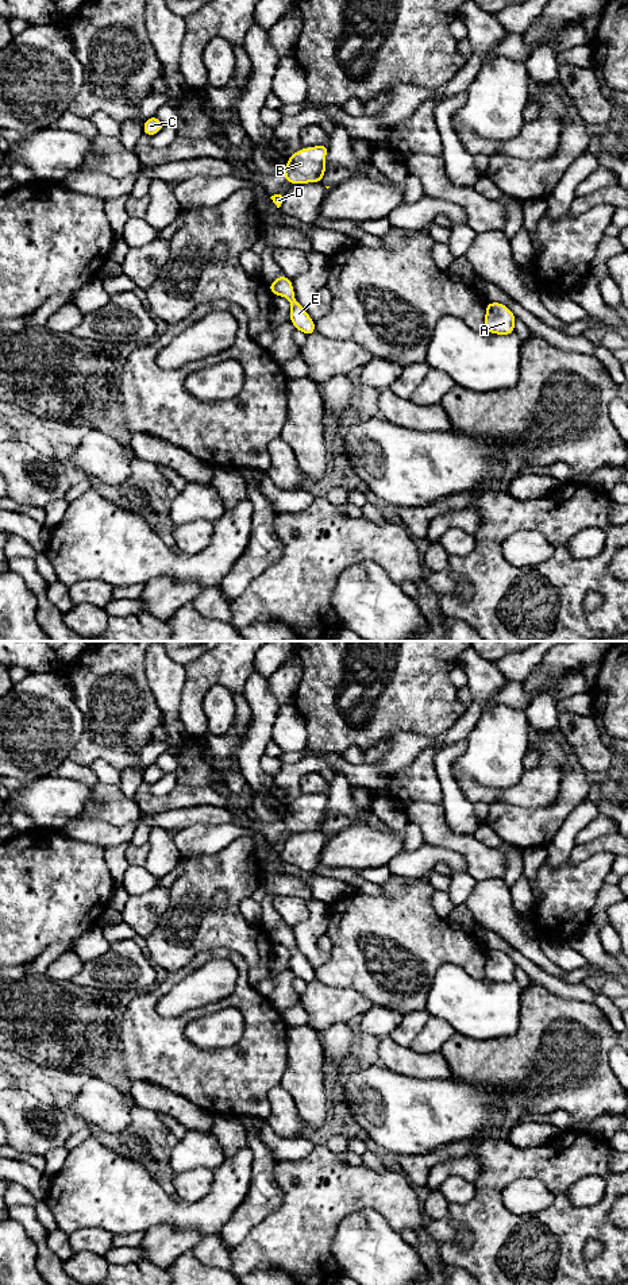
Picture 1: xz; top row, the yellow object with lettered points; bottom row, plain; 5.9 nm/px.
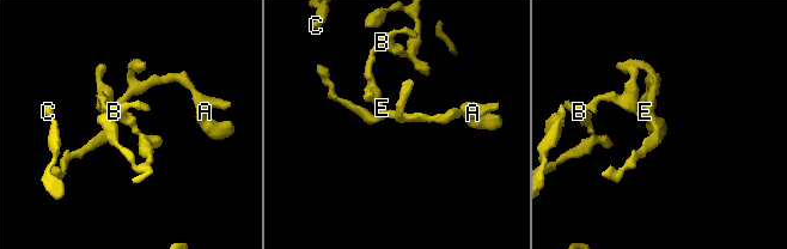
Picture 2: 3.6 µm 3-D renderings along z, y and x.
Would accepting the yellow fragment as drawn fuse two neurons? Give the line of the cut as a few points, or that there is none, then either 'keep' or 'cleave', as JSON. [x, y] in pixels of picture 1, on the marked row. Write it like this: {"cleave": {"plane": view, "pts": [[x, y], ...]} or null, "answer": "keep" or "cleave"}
{"cleave": null, "answer": "keep"}

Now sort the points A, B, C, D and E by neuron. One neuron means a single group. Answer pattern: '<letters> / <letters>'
A B C D E

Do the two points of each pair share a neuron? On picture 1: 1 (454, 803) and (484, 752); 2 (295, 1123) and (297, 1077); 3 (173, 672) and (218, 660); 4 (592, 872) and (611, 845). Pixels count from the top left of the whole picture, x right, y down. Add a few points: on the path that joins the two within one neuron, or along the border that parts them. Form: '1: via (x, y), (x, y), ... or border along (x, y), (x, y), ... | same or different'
1: border along (465, 749), (451, 763), (451, 775), (457, 782) | different
2: border along (280, 1085), (289, 1092), (299, 1116), (307, 1126) | different
3: border along (184, 666), (185, 683), (178, 701) | different
4: border along (613, 853), (594, 852), (576, 864) | different

